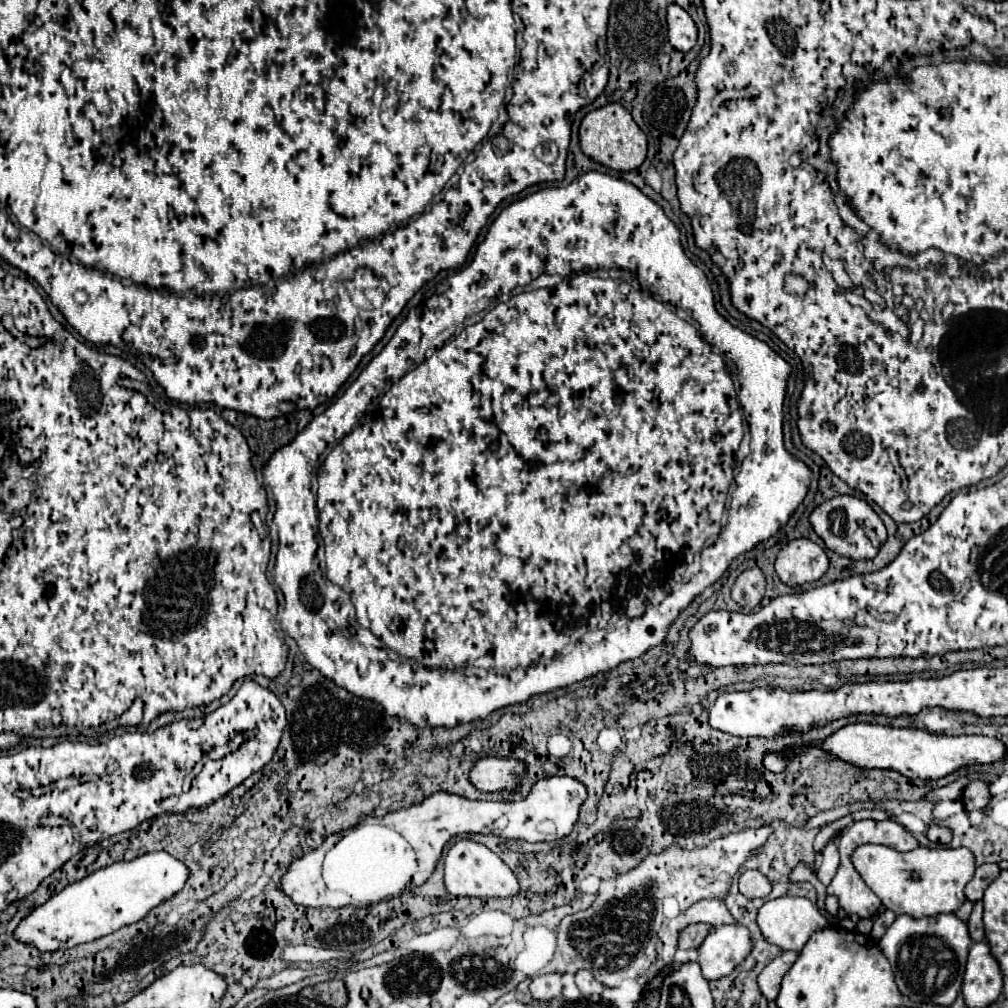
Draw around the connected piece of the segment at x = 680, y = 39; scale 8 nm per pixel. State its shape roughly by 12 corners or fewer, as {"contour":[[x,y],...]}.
{"contour":[[678,4],[668,6],[668,40],[680,52],[696,44],[694,20]]}

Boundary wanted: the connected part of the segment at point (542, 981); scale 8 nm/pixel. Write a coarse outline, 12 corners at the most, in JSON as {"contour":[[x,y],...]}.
{"contour":[[560,974],[532,980],[534,1000],[546,1002],[562,994]]}

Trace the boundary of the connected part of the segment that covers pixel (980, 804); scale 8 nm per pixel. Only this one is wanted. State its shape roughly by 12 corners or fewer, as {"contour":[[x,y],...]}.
{"contour":[[972,780],[962,794],[968,812],[986,808],[988,784]]}

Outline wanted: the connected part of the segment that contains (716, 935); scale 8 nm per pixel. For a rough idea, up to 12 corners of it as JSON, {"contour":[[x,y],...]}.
{"contour":[[740,924],[712,928],[696,948],[706,980],[730,974],[750,952]]}

